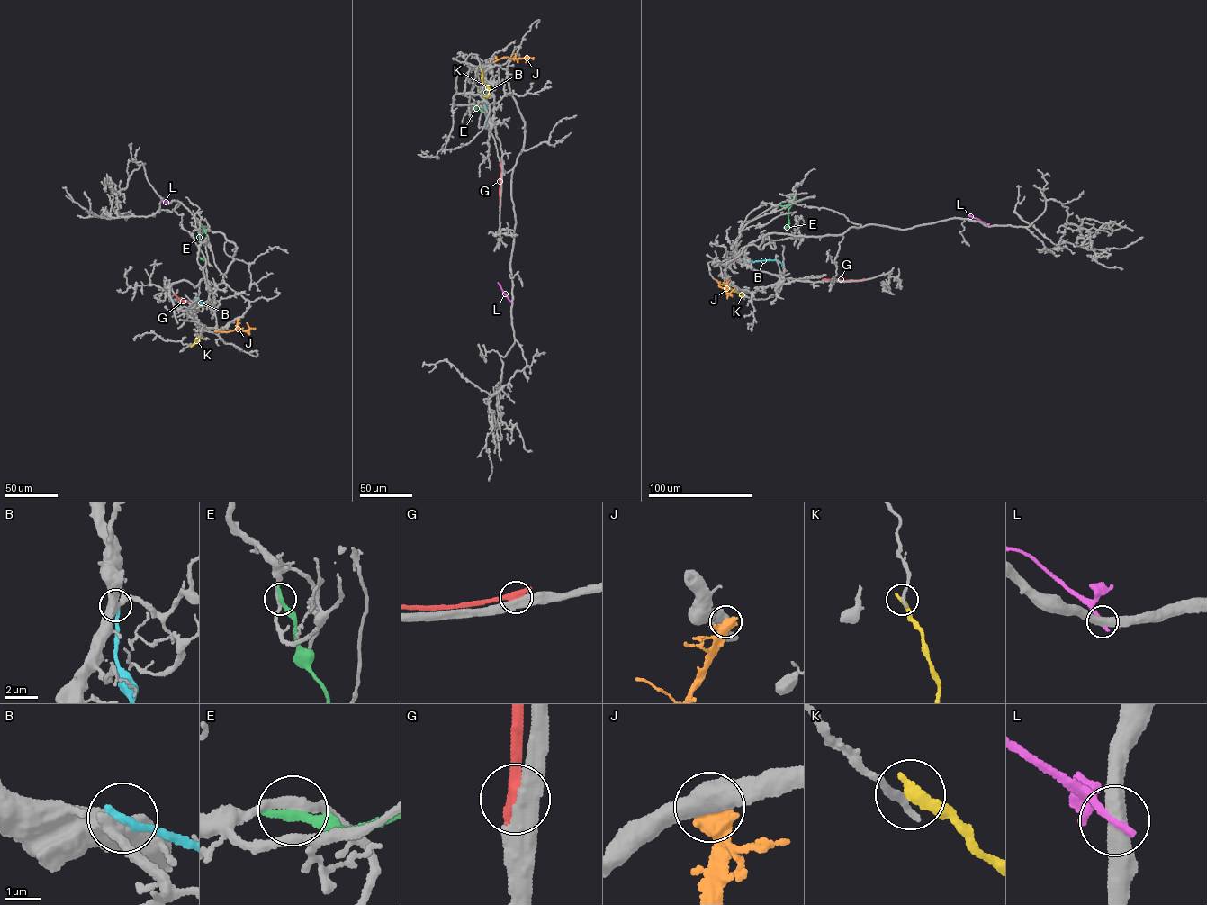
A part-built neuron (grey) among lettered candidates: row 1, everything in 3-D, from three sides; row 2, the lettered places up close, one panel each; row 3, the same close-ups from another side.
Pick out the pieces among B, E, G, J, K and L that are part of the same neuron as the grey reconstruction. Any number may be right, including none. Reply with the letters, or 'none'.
none

